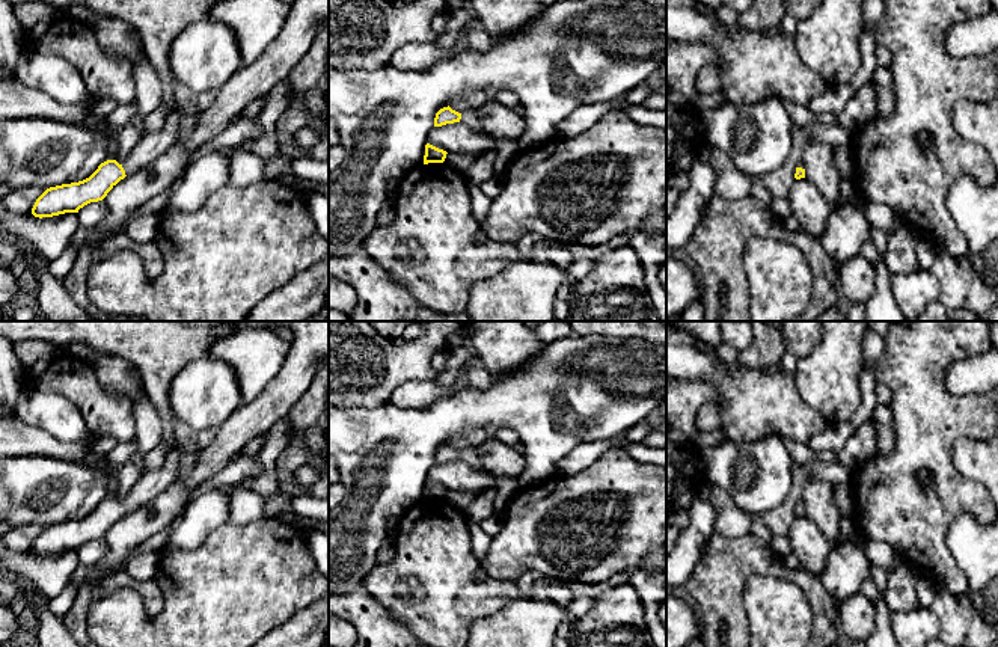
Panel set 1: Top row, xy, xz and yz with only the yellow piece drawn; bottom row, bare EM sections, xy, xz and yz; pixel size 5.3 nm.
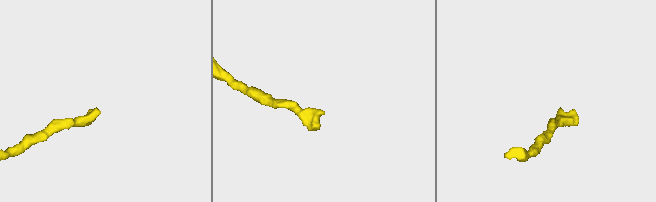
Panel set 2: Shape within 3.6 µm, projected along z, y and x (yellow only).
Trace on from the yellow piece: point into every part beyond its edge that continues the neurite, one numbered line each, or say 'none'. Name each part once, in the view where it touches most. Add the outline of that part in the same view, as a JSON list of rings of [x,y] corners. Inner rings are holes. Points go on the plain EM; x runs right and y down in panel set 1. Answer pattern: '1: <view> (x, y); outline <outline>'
1: xy (151, 483); outline [[[178,448],[169,451],[164,463],[154,471],[145,471],[131,492],[124,498],[125,513],[131,513],[166,490],[184,466],[182,452]]]

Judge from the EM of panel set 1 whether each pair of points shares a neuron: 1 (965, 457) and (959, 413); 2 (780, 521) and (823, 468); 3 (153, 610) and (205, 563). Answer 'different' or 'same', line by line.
1: different
2: same
3: different

